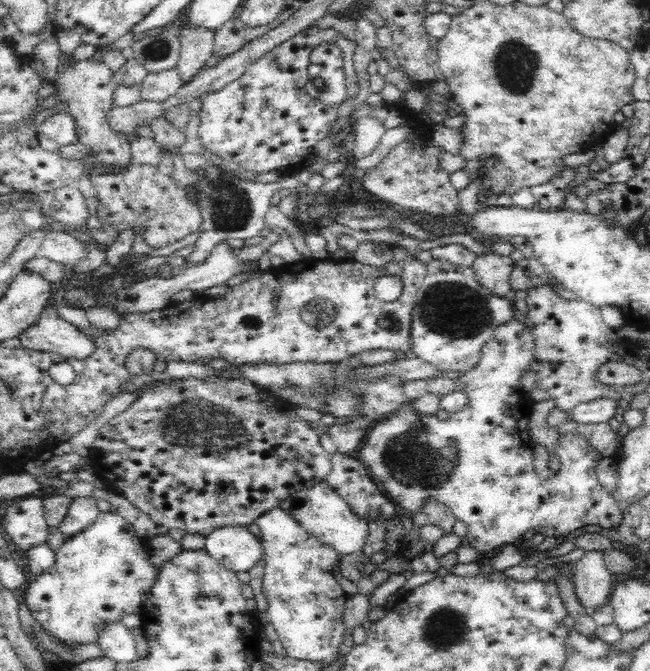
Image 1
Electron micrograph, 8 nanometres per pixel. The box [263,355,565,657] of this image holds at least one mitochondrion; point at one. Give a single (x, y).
(420, 462)

